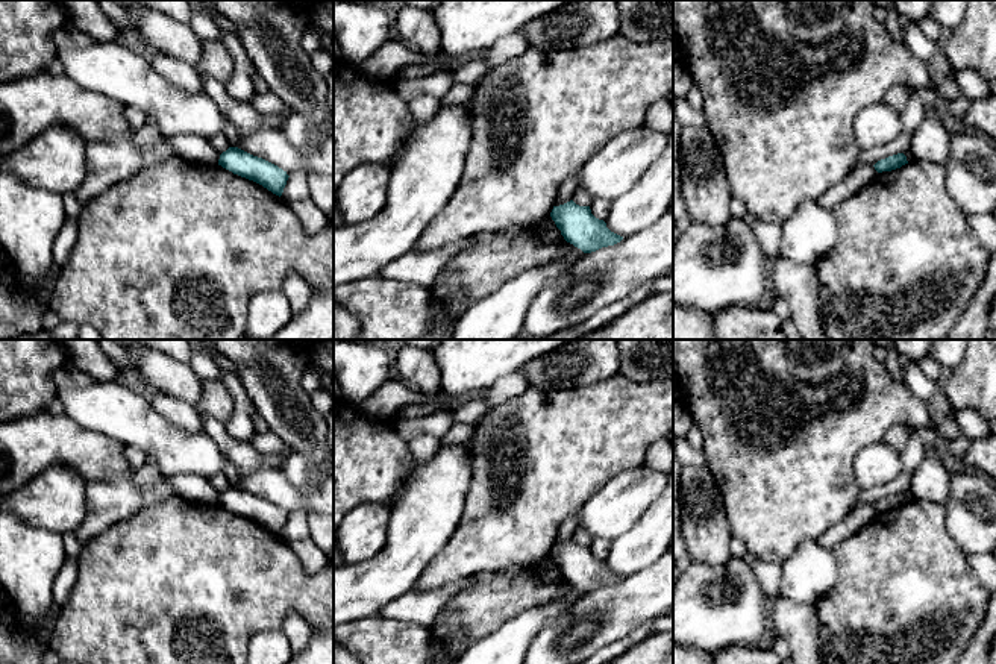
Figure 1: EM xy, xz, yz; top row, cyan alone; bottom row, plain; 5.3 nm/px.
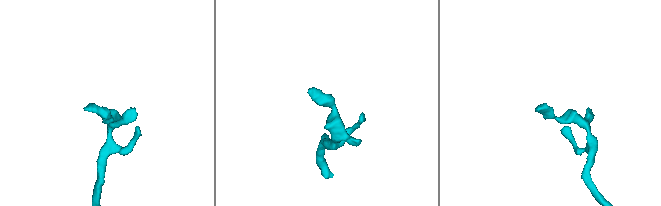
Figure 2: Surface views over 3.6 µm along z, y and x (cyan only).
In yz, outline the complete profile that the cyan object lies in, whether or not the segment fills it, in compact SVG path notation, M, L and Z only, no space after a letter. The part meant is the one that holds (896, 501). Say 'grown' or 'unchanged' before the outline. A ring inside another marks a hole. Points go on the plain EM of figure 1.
unchanged; M897 493L878 500L873 506L878 512L882 512L882 511L891 511L900 508L905 503L908 503L907 496L904 493Z

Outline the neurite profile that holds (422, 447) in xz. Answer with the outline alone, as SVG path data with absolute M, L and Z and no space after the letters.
M426 434L417 435L411 441L408 441L411 467L405 475L405 478L402 479L402 482L399 484L391 500L388 502L390 508L400 502L402 496L406 491L406 485L412 479L415 470L424 465L435 455L440 446L441 446L440 438Z

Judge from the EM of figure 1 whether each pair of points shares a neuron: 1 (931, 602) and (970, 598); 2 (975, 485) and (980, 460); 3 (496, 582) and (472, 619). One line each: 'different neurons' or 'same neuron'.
1: same neuron
2: different neurons
3: same neuron

